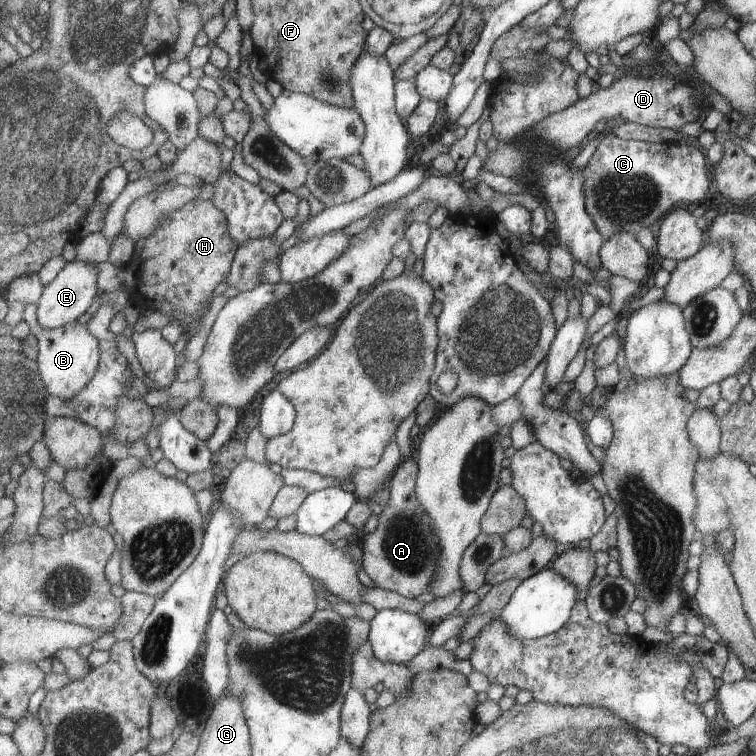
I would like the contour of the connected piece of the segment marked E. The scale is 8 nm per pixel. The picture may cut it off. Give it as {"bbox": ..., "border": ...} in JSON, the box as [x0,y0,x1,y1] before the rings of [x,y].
{"bbox":[37,260,100,329],"border":[[[73,260],[66,263],[57,276],[45,287],[43,294],[37,303],[37,320],[40,326],[57,329],[75,322],[79,316],[83,316],[89,306],[93,304],[95,296],[100,294],[99,270],[93,262]]]}

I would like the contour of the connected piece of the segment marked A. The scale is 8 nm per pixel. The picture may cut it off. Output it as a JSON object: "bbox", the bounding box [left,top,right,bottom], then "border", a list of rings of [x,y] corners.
{"bbox":[362,459,440,599],"border":[[[407,459],[389,480],[389,504],[382,508],[377,528],[365,535],[362,566],[376,587],[414,599],[430,590],[440,549],[434,523],[416,496],[420,467],[415,460]]]}

